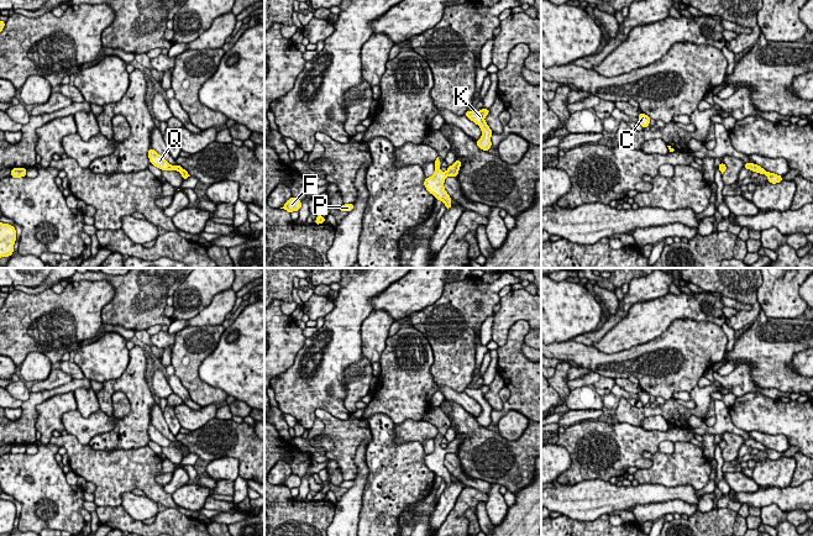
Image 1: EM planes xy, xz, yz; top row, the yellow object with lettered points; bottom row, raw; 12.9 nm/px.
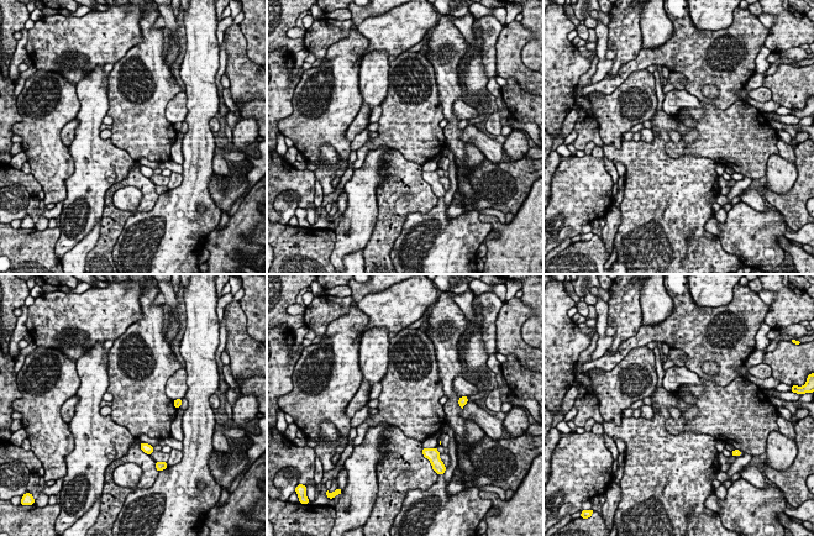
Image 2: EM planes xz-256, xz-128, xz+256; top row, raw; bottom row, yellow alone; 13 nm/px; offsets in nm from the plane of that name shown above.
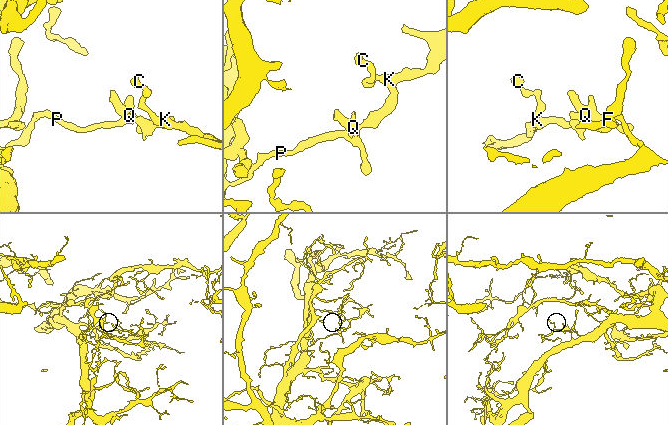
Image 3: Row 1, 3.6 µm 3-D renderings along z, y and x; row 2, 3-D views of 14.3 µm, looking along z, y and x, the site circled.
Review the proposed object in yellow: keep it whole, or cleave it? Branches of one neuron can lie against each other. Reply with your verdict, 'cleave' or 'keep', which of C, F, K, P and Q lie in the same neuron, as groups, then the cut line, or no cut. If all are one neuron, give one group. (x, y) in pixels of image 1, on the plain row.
keep; C F K P Q; no cut

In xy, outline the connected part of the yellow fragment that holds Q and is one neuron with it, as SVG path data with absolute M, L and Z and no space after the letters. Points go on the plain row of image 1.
M150 425L148 430L147 430L151 441L153 441L154 443L159 445L161 447L177 447L182 451L183 457L185 457L188 453L190 453L188 451L188 448L185 446L183 446L180 442L175 441L175 442L171 442L161 431L158 431L153 425Z

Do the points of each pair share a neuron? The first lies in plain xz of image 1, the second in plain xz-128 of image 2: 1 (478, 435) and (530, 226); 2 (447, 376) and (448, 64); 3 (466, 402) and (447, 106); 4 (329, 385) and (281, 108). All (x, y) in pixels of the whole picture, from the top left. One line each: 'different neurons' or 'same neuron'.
1: different neurons
2: same neuron
3: different neurons
4: different neurons

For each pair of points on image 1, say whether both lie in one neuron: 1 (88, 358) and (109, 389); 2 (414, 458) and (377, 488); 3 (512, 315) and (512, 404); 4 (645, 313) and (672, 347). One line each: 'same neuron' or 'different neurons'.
1: different neurons
2: same neuron
3: different neurons
4: different neurons

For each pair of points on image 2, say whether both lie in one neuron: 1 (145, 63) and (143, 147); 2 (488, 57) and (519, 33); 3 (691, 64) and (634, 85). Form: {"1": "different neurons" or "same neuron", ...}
{"1": "same neuron", "2": "different neurons", "3": "different neurons"}

